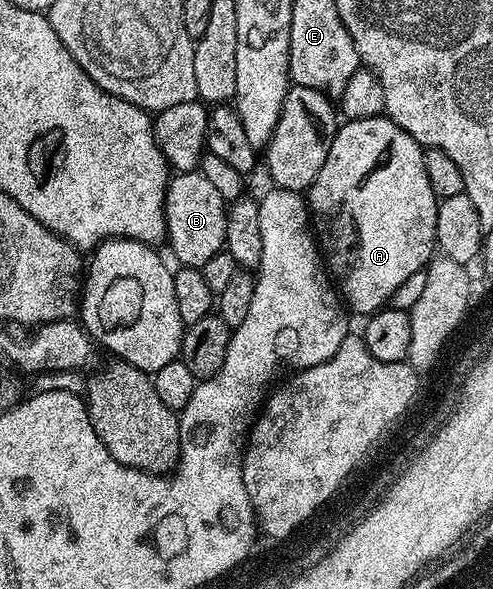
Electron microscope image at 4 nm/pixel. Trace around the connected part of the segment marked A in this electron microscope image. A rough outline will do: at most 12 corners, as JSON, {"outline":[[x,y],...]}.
{"outline":[[337,126],[306,202],[360,317],[437,250],[424,148]]}

